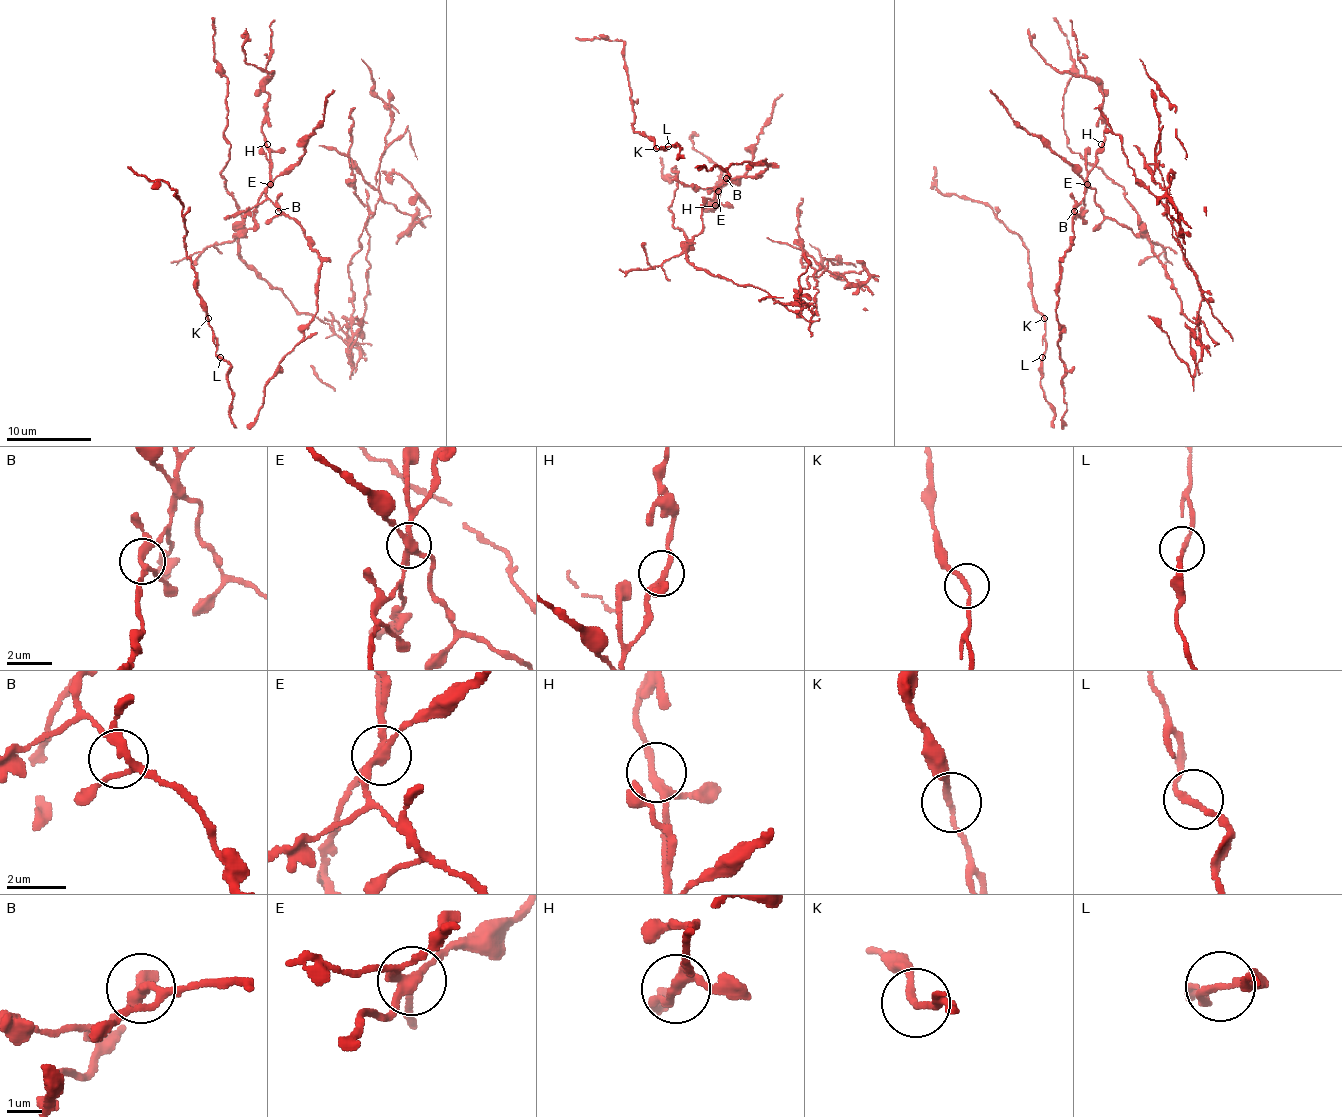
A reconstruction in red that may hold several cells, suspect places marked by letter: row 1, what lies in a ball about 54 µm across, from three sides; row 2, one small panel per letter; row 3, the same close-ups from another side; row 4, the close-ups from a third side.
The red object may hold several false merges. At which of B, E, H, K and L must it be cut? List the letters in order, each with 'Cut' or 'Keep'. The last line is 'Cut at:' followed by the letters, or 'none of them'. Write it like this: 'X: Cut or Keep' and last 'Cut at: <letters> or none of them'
B: Keep
E: Cut
H: Keep
K: Cut
L: Keep
Cut at: E, K

